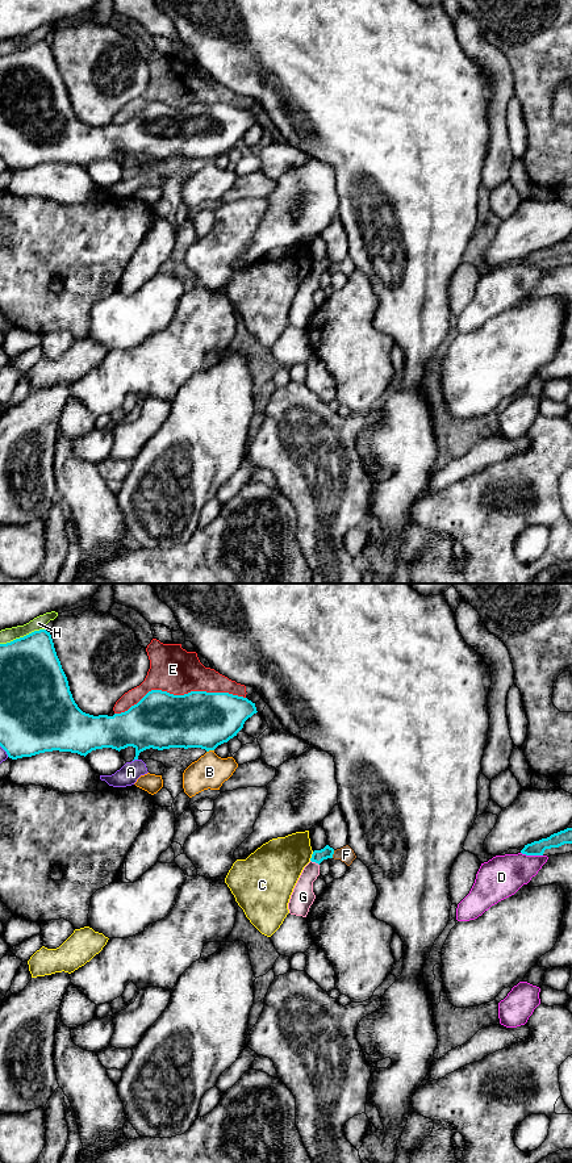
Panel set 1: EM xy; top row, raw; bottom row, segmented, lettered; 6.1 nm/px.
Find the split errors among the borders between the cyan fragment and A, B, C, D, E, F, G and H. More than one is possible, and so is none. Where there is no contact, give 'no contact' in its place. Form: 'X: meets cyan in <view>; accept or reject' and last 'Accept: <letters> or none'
A: meets cyan in xy; reject
B: meets cyan in xy; reject
C: meets cyan in xy; reject
D: meets cyan in xy; reject
E: meets cyan in xy; reject
F: meets cyan in xy; reject
G: meets cyan in xy; accept
H: meets cyan in xy; reject
Accept: G

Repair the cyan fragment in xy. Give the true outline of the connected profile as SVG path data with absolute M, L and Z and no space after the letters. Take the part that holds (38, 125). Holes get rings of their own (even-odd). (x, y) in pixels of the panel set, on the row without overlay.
M39 41L0 55L0 158L12 171L53 162L85 168L96 160L120 163L128 158L135 160L134 171L150 159L201 159L209 163L237 147L245 133L256 124L255 114L229 104L174 106L151 101L125 124L93 127L75 114L50 43Z

